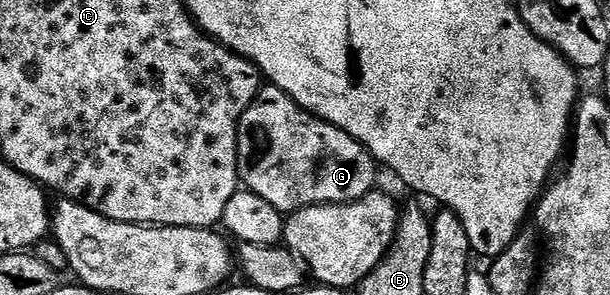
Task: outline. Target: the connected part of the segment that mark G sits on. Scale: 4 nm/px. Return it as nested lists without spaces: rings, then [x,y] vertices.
[[[262,88],[261,93],[247,107],[237,128],[237,175],[246,190],[271,203],[282,215],[308,205],[330,205],[363,199],[374,192],[379,166],[365,148],[347,131],[300,109],[281,89]]]

